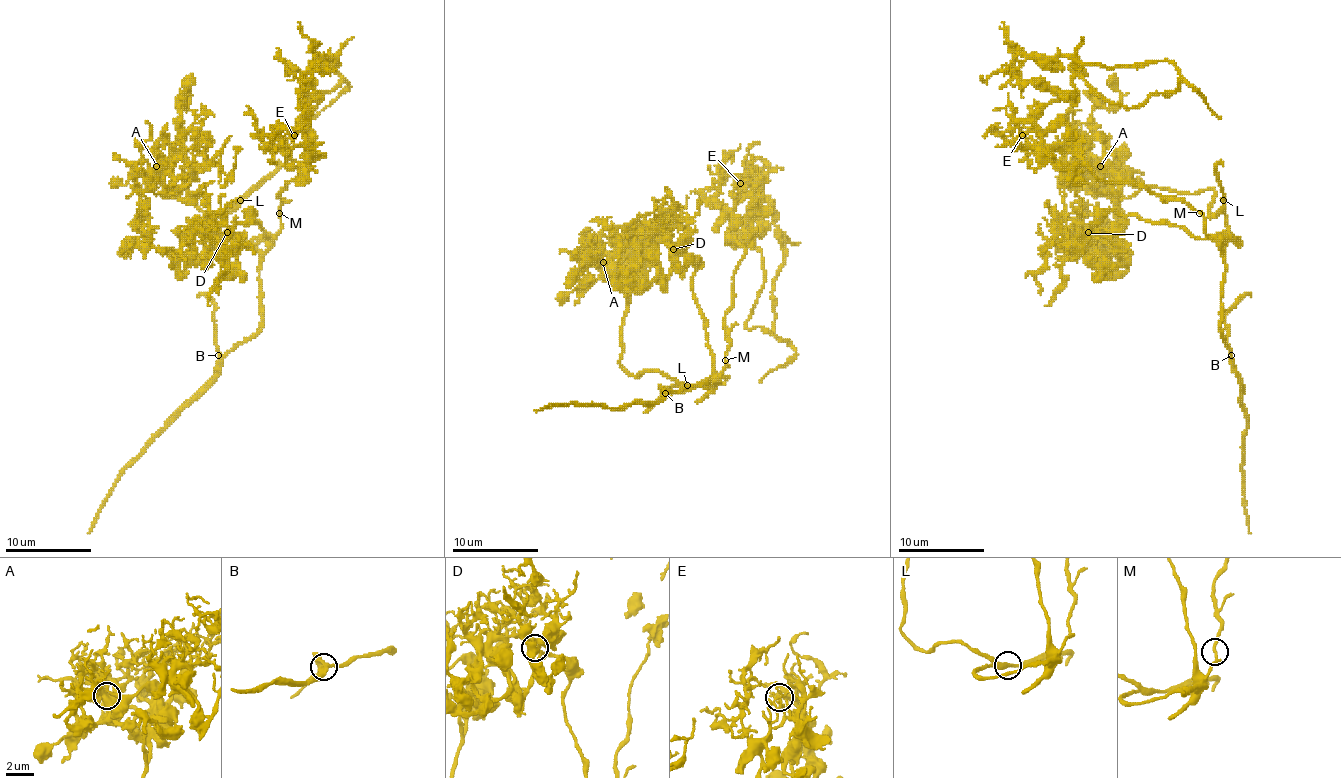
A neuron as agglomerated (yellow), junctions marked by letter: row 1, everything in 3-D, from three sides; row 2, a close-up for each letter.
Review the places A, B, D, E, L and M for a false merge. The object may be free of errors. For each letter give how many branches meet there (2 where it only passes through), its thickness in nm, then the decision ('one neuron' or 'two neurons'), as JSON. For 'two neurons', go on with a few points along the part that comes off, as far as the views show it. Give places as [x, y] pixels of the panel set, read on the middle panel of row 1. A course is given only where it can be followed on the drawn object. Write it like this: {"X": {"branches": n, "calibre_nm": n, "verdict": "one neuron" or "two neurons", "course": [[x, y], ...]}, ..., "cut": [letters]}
{"A": {"branches": 2, "calibre_nm": 550, "verdict": "one neuron"}, "B": {"branches": 3, "calibre_nm": 240, "verdict": "one neuron"}, "D": {"branches": 3, "calibre_nm": 200, "verdict": "one neuron"}, "E": {"branches": 3, "calibre_nm": 180, "verdict": "one neuron"}, "L": {"branches": 2, "calibre_nm": 420, "verdict": "one neuron"}, "M": {"branches": 2, "calibre_nm": 200, "verdict": "one neuron"}, "cut": []}

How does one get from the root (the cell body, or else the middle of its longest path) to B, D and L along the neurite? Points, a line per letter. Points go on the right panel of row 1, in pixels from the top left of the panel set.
B: (1169, 198), (1188, 202), (1203, 217), (1203, 230), (1223, 256), (1221, 331), (1231, 355)
D: (1169, 198), (1188, 202), (1212, 237), (1197, 239), (1178, 226), (1115, 211), (1107, 211), (1088, 232)
L: (1169, 198), (1191, 205), (1203, 217), (1203, 230), (1223, 252), (1231, 237), (1227, 230), (1223, 200)

